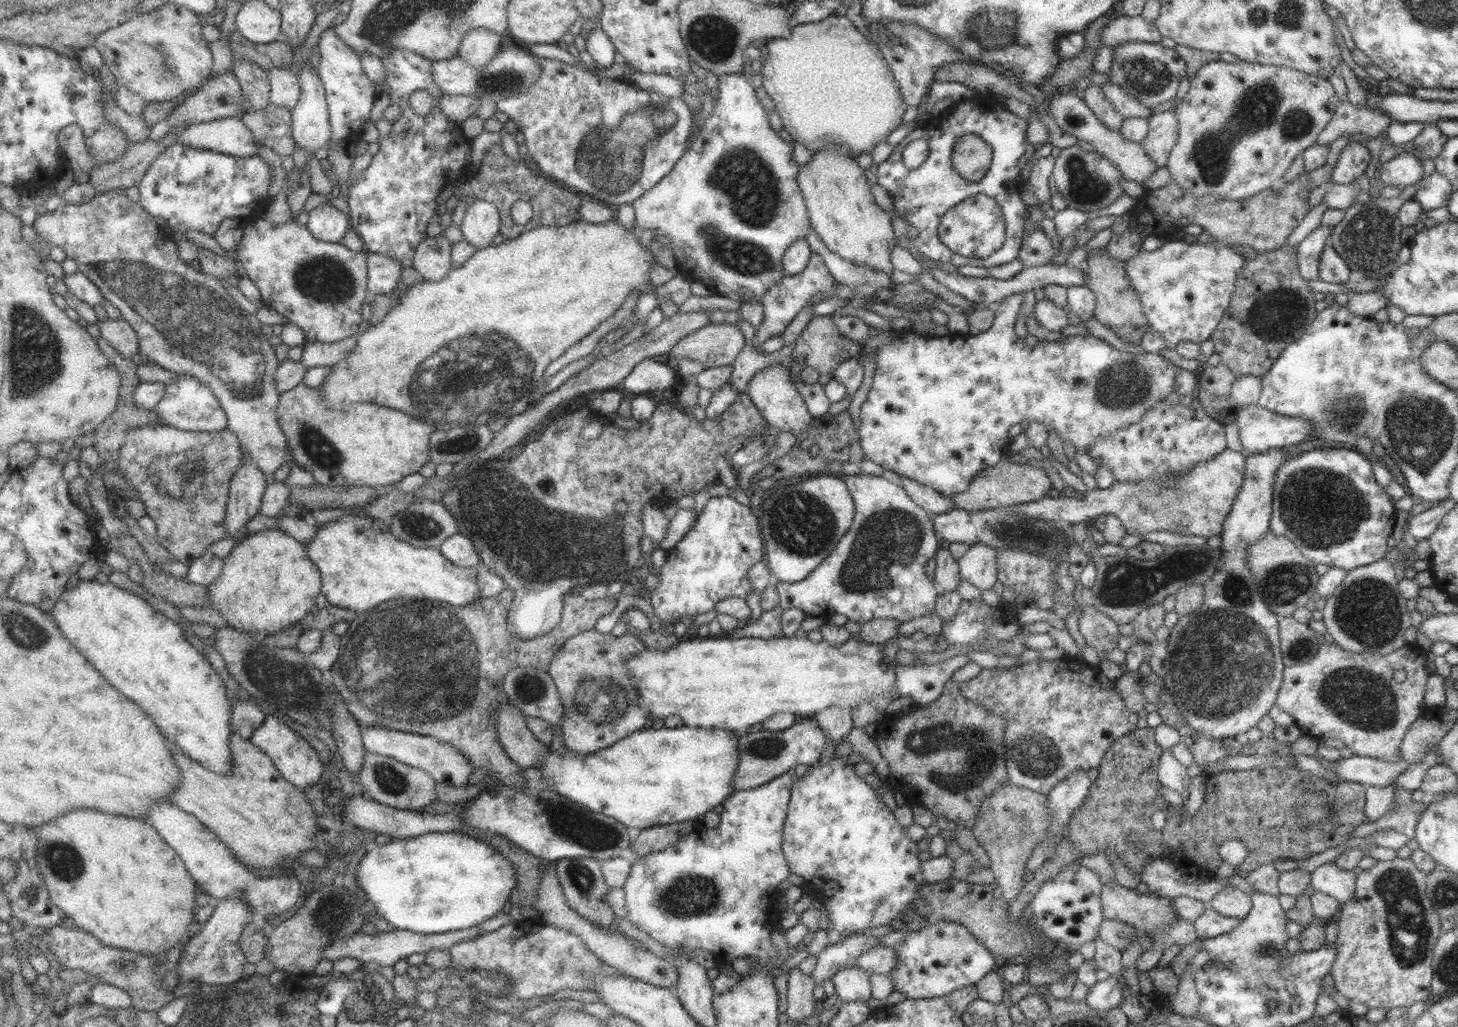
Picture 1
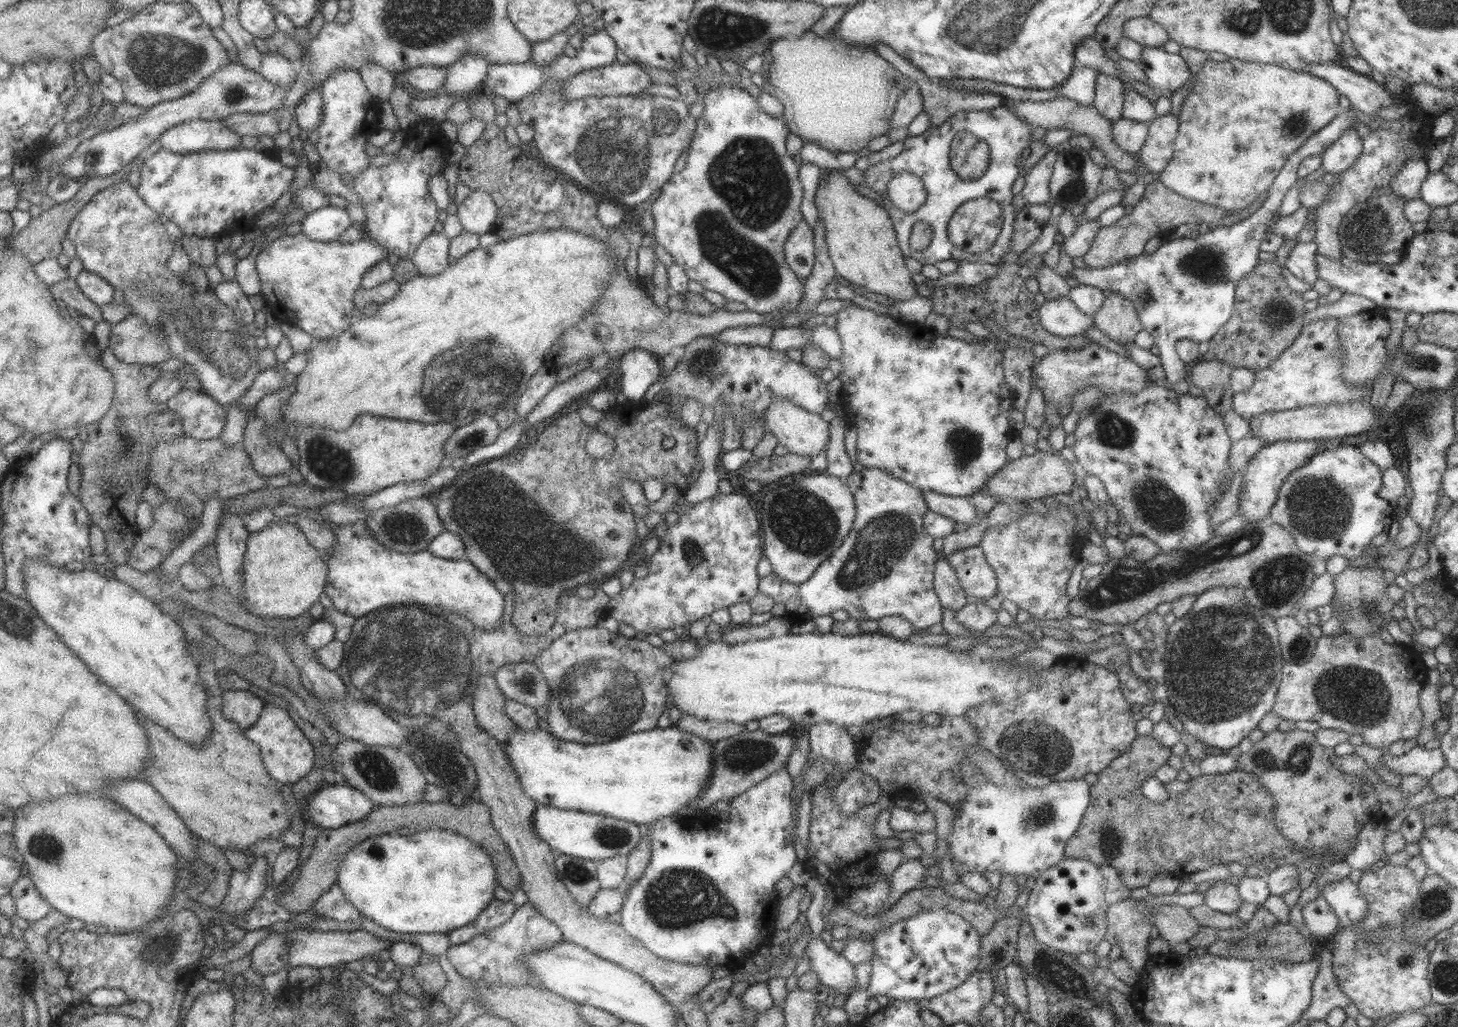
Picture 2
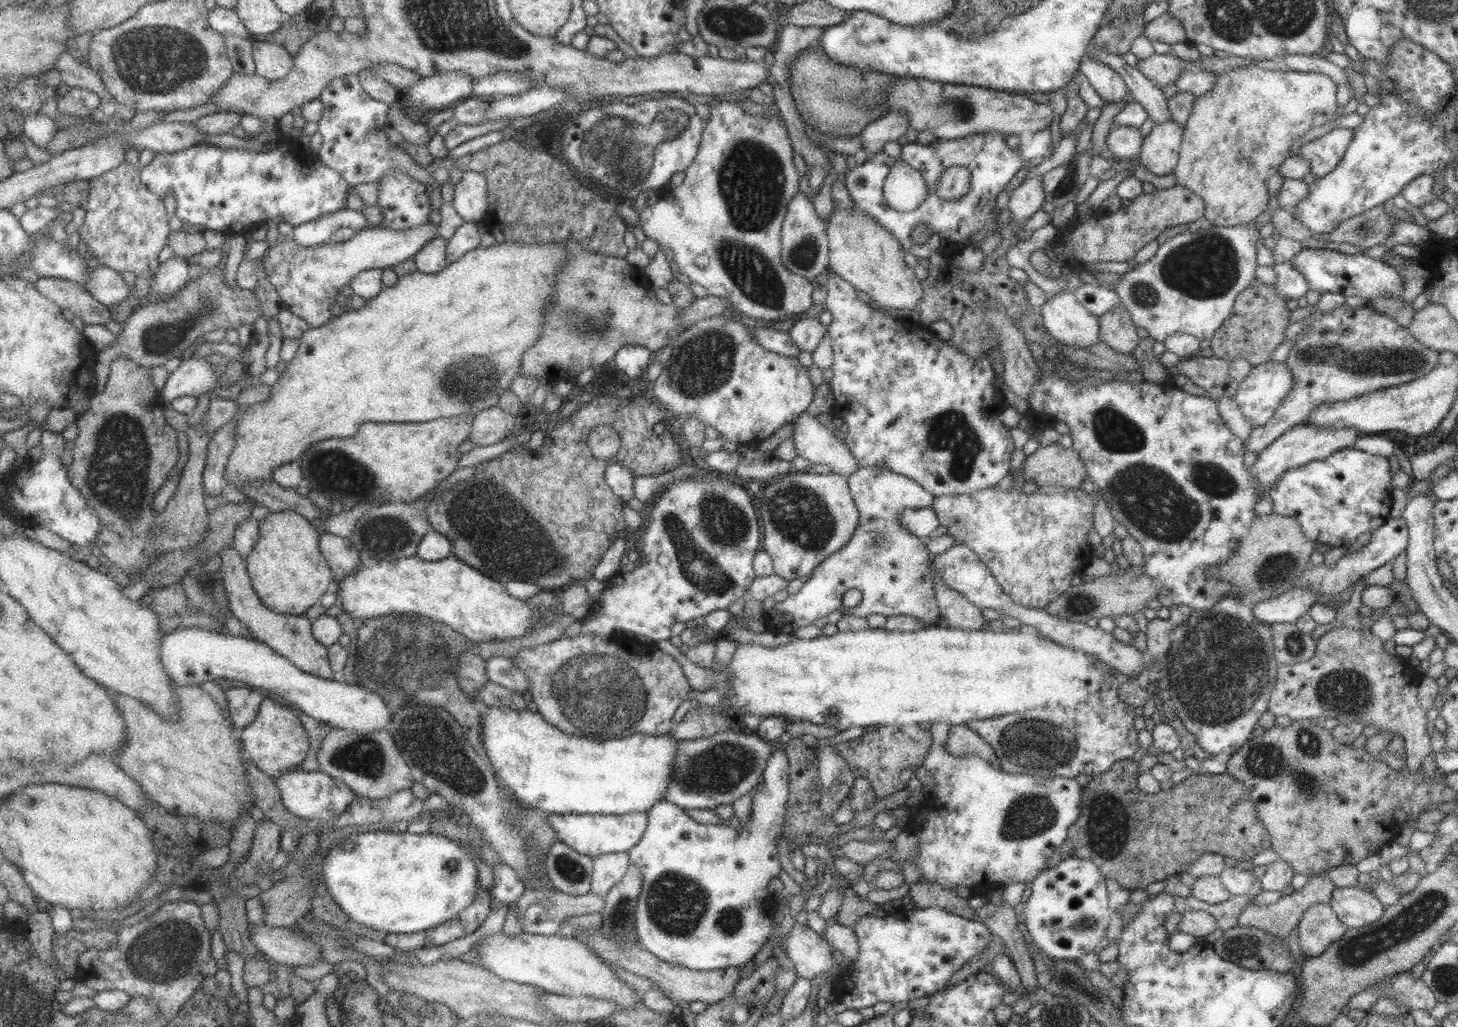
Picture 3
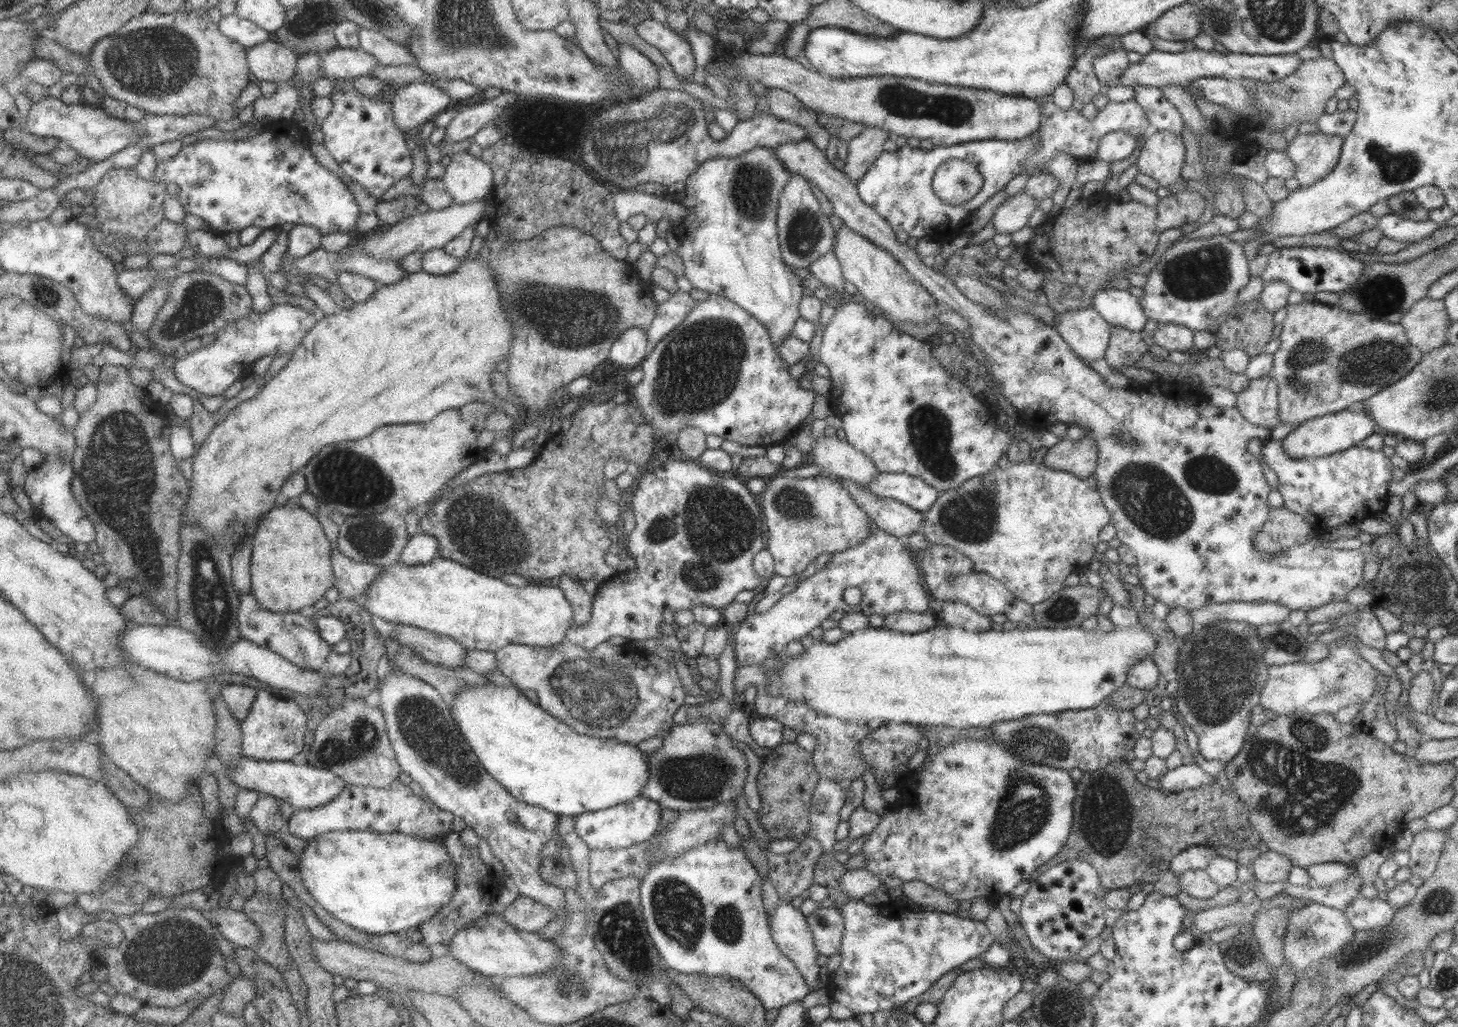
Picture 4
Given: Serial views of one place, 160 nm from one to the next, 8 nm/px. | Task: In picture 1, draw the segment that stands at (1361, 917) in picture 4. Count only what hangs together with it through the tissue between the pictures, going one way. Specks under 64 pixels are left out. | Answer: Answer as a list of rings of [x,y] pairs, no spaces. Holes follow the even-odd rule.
[[[1327,862],[1310,872],[1309,885],[1315,891],[1335,898],[1340,905],[1343,905],[1353,898],[1355,877],[1353,872],[1341,870],[1334,862]]]

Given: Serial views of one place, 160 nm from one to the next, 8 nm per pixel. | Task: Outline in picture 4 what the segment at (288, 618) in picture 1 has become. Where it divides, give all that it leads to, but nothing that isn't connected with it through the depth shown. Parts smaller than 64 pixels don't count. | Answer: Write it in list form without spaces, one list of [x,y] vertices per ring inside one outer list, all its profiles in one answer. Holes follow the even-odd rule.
[[[287,500],[286,504],[275,506],[258,523],[253,535],[252,592],[265,608],[279,613],[308,612],[317,604],[327,590],[334,586],[334,566],[332,565],[331,540],[327,538],[321,522],[311,512],[301,508],[296,501]]]

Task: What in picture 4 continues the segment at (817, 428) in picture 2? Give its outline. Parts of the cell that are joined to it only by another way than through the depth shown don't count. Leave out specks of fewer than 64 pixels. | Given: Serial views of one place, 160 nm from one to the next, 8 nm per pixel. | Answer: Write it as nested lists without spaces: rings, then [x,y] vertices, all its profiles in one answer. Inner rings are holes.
[[[823,436],[814,440],[814,446],[810,451],[813,455],[811,463],[817,465],[818,468],[824,471],[824,474],[835,476],[841,479],[849,479],[859,485],[868,483],[878,472],[873,467],[873,463],[869,460],[869,457],[858,452],[851,444],[848,444],[846,440],[839,440],[839,438],[827,438]]]

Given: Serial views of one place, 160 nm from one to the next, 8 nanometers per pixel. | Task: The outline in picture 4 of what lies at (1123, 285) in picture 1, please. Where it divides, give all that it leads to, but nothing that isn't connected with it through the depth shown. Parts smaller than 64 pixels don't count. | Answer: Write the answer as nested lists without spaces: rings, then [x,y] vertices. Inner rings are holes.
[[[1111,325],[1108,345],[1103,358],[1111,369],[1122,369],[1126,366],[1134,366],[1134,362],[1141,358],[1147,349],[1148,346],[1143,343],[1139,332]]]

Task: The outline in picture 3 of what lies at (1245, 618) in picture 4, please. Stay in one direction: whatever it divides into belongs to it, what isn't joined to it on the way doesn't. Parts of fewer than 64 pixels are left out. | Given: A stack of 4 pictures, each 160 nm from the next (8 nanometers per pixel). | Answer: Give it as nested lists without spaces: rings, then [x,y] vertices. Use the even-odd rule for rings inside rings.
[[[1291,587],[1279,596],[1262,600],[1249,606],[1252,615],[1268,625],[1275,623],[1293,624],[1305,614],[1317,600],[1318,594],[1309,587]]]

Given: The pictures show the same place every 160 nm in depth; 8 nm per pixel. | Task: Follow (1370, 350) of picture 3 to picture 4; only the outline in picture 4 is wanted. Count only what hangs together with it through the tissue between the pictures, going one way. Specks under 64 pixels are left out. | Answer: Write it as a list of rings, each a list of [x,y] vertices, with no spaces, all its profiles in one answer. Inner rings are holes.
[[[1302,300],[1300,303],[1297,303],[1297,305],[1288,305],[1286,303],[1285,308],[1287,311],[1284,321],[1277,328],[1280,344],[1273,353],[1272,367],[1269,372],[1269,375],[1275,380],[1275,384],[1277,384],[1277,417],[1279,417],[1279,423],[1282,425],[1289,423],[1303,423],[1304,421],[1315,419],[1317,416],[1329,415],[1338,411],[1343,411],[1344,409],[1355,408],[1358,404],[1363,402],[1363,400],[1367,400],[1369,396],[1381,392],[1383,388],[1388,388],[1391,384],[1397,382],[1398,379],[1401,379],[1405,374],[1409,373],[1409,370],[1411,370],[1425,355],[1425,353],[1422,353],[1417,347],[1414,347],[1409,342],[1404,328],[1399,323],[1393,324],[1392,322],[1385,322],[1384,320],[1375,320],[1375,318],[1369,318],[1364,314],[1343,310],[1337,304],[1323,304],[1315,300]]]

